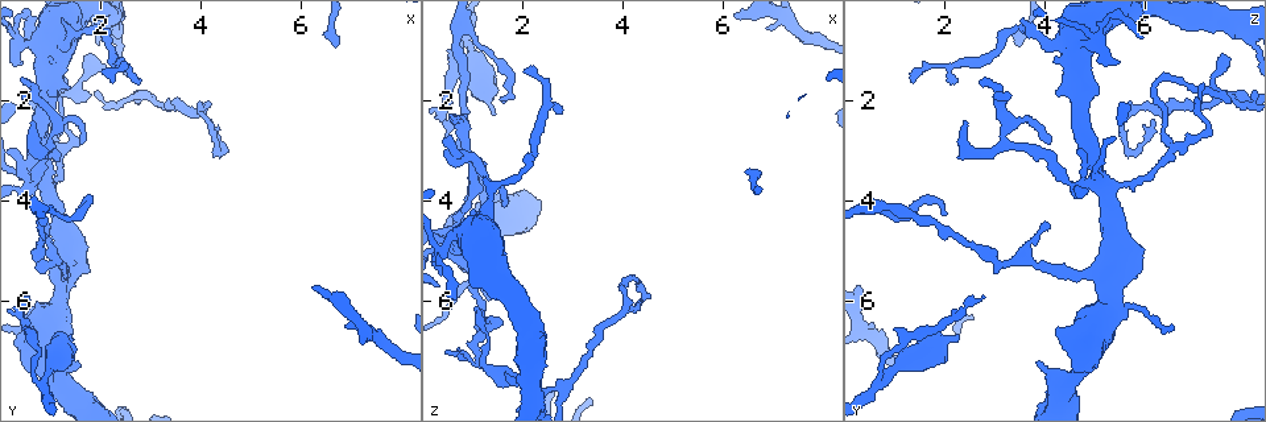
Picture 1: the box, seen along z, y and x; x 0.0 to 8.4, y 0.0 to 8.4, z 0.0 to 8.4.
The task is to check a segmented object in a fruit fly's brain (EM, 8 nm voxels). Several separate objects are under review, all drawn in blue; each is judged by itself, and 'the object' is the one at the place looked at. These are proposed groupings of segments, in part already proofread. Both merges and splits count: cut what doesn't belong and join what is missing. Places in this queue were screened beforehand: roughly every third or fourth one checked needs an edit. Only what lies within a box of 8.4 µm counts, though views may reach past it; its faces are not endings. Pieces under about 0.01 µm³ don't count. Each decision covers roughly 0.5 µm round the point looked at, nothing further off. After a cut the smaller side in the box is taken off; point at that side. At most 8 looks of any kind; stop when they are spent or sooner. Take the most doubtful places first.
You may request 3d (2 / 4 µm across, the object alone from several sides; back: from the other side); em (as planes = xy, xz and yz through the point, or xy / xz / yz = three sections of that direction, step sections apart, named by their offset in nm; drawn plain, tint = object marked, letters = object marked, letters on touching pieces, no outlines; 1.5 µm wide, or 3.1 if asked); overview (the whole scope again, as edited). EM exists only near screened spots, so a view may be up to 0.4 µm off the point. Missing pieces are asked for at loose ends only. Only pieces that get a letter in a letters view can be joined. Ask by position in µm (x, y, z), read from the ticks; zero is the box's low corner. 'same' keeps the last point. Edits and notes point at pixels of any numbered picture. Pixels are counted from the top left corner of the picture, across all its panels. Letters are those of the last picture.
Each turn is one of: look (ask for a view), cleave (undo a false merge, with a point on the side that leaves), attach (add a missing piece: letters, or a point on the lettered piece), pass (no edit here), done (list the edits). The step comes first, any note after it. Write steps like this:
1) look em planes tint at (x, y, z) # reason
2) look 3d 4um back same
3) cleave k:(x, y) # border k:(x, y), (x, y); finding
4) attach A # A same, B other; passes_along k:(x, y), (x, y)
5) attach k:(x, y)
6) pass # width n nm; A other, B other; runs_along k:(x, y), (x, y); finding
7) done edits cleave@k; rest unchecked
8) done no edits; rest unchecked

look em planes letters at (2.80, 1.60, 2.25) # thin end

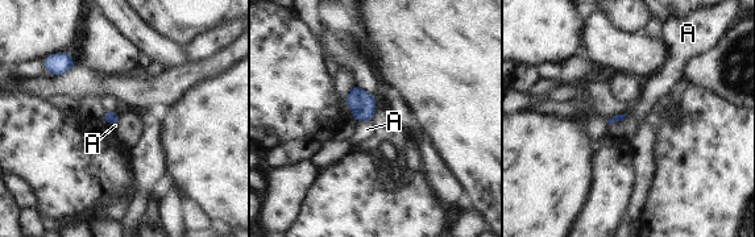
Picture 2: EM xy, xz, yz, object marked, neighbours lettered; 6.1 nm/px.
pass # A other; border 2:(372, 119), (359, 123); no lettered piece goes on from it

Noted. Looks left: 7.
look em planes tint at (2.75, 1.90, 7.80)

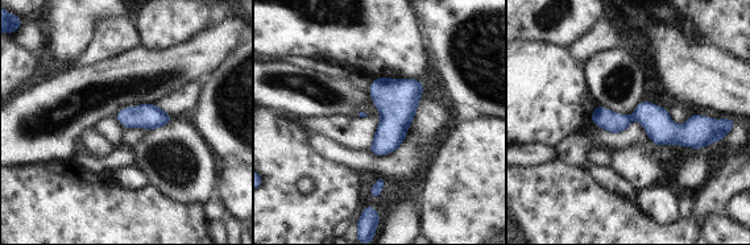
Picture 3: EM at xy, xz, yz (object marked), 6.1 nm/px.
look em planes letters same

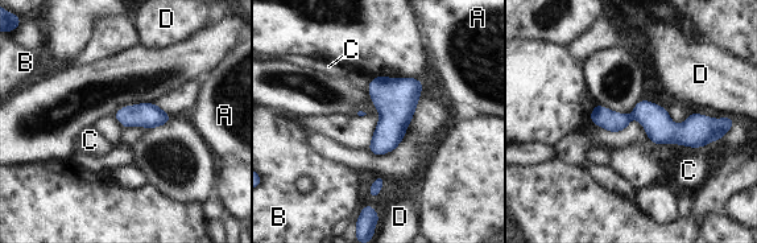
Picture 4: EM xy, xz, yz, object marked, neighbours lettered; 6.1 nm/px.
pass # width 170 nm; A other, B other, C other, D other; border 4:(685, 145), (704, 147); one neuron here

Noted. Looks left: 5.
look em planes letters at (0.85, 7.65, 0.75) # three-way junction

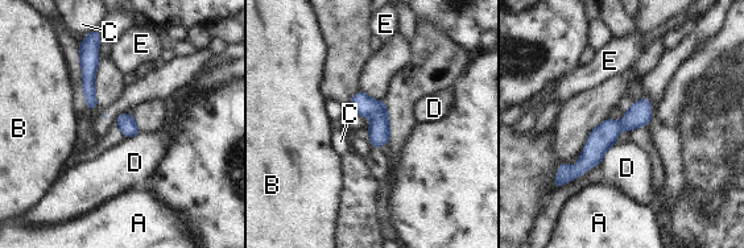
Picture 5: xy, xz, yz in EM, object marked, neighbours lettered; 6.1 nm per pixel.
pass # width 110 nm; A other, B other, C other, D other, E other; border 5:(615, 143), (606, 152), (602, 161); all the same neuron

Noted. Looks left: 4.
done no edits; rest unchecked

